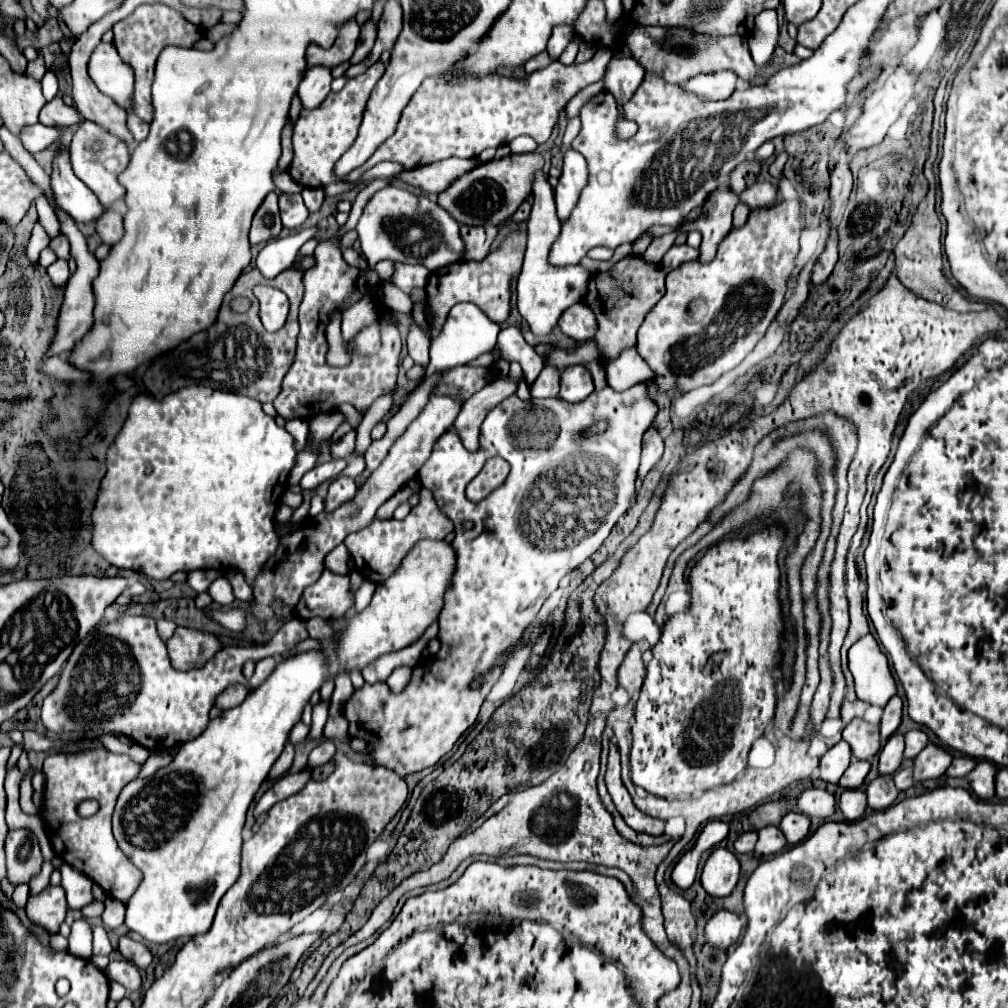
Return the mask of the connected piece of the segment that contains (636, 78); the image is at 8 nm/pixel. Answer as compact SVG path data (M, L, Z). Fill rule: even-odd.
M632 56L630 58L612 58L606 70L604 84L616 96L616 100L624 104L636 92L642 78L644 78L644 68L640 68L640 64L632 60Z

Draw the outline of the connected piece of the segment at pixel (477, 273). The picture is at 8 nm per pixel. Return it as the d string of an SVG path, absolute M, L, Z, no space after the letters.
M514 230L482 262L454 262L450 266L444 266L444 268L432 272L430 280L426 284L428 306L432 308L432 314L434 314L434 320L430 322L432 336L438 336L450 308L458 302L474 302L486 312L486 316L490 320L494 320L498 324L506 322L510 316L510 310L512 310L510 284L512 284L512 278L518 276L522 270L524 250L526 250L526 232Z

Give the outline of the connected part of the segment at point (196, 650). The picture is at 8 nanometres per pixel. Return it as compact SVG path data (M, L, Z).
M176 628L174 636L166 642L168 656L176 670L192 670L204 666L216 652L220 652L222 642L202 630Z

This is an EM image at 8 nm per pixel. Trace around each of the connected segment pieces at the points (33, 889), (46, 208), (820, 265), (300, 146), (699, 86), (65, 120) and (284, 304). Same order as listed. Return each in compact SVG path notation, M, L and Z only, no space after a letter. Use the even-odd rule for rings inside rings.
M44 862L42 870L30 880L30 894L38 894L42 892L48 884L50 884L50 874L52 874L52 862Z
M38 196L34 202L36 202L36 210L38 210L38 222L42 224L42 228L46 230L46 234L50 238L58 236L60 234L60 228L58 228L60 224L58 224L58 218L56 218L52 206L48 204L48 200L42 198L42 196Z
M832 236L826 244L826 250L822 252L822 256L818 258L818 262L814 266L814 272L812 272L814 286L822 286L828 280L828 276L832 274L832 270L836 266L836 260L838 260L838 250L836 250L836 240Z
M372 64L364 74L350 78L340 92L330 92L326 100L314 110L302 110L300 118L294 126L292 142L294 142L294 160L288 166L288 174L294 182L304 188L324 188L332 184L332 168L336 160L354 144L358 136L358 126L362 122L362 112L370 98L372 88L384 74L384 64Z
M724 70L708 76L696 76L686 82L690 92L696 92L702 100L724 100L736 90L738 76L734 70Z
M58 94L40 110L40 122L44 126L78 126L84 122L84 118L74 106L64 104L62 96Z
M256 286L254 296L260 300L260 318L268 332L280 330L288 316L288 298L284 292L270 286Z

